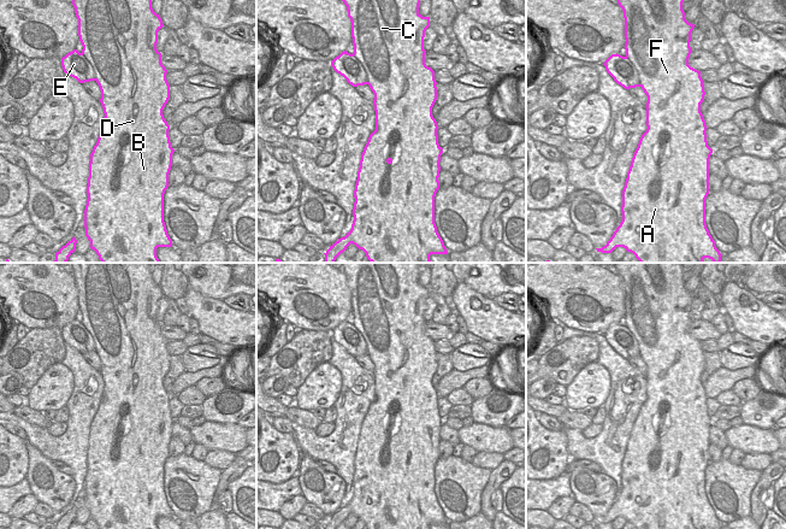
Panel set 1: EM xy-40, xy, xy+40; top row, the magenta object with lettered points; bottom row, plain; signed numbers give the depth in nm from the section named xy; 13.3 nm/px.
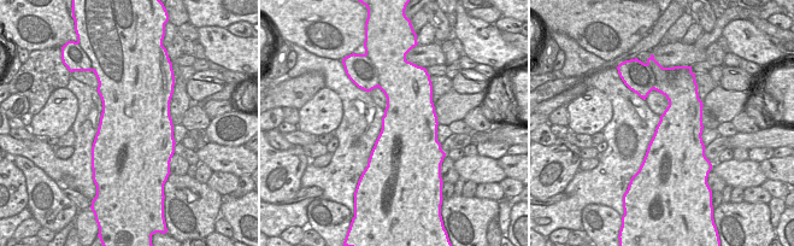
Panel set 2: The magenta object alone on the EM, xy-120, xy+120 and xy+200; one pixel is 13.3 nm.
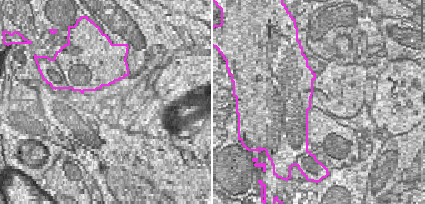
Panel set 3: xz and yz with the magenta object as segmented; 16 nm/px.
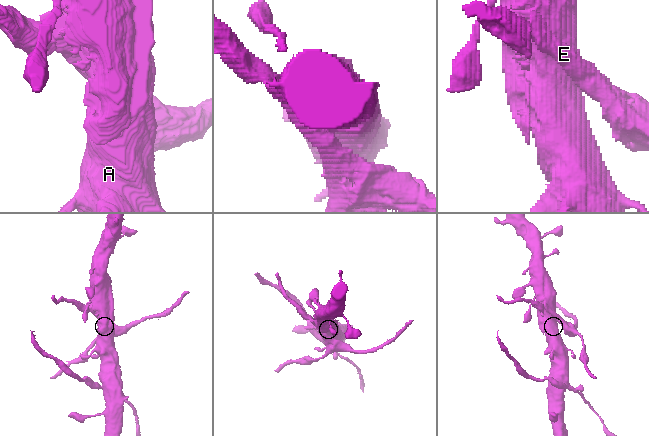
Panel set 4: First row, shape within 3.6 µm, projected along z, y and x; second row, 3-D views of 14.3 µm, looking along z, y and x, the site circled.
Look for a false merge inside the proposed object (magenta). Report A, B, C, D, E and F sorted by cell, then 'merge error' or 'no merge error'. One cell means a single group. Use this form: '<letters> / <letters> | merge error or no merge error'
A B C D F / E | merge error

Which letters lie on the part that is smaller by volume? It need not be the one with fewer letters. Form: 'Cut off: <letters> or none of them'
Cut off: E

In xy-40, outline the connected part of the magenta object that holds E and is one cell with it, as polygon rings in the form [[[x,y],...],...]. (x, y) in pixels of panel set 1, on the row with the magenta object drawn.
[[[77,49],[61,58],[61,66],[65,74],[76,78],[79,83],[96,81],[93,65]]]

